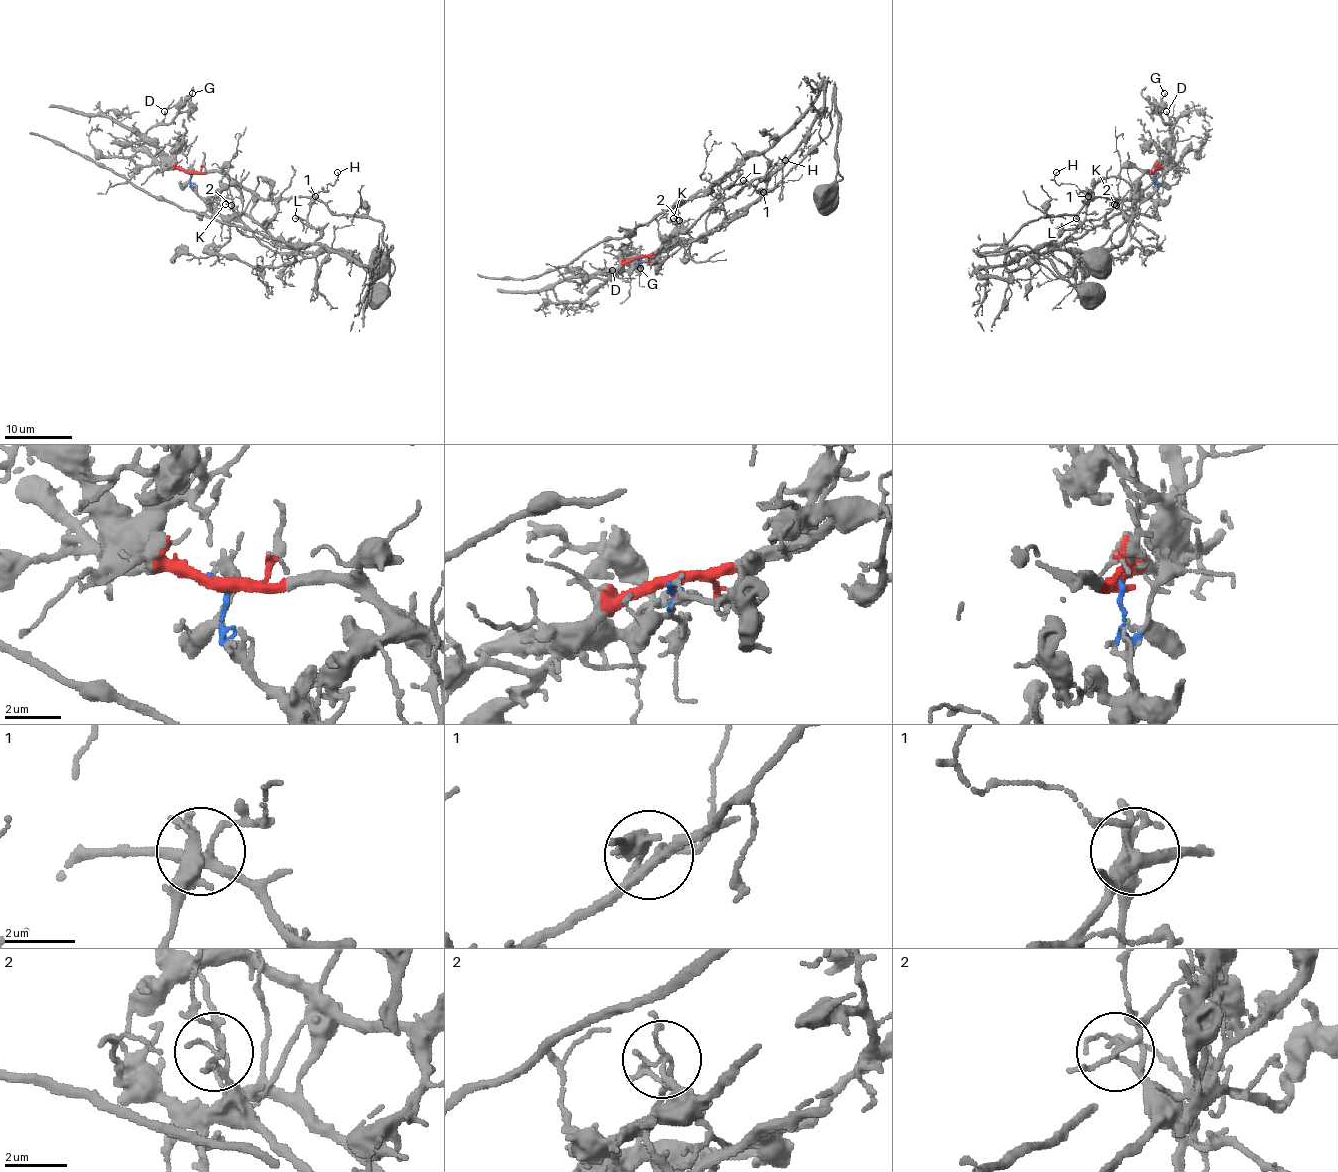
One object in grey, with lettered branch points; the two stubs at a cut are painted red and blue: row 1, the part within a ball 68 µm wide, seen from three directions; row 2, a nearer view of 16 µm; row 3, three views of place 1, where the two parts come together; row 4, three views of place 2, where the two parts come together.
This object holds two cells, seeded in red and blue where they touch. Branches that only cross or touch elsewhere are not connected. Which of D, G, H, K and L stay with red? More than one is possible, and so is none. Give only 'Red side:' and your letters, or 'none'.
Red side: D, G, H

